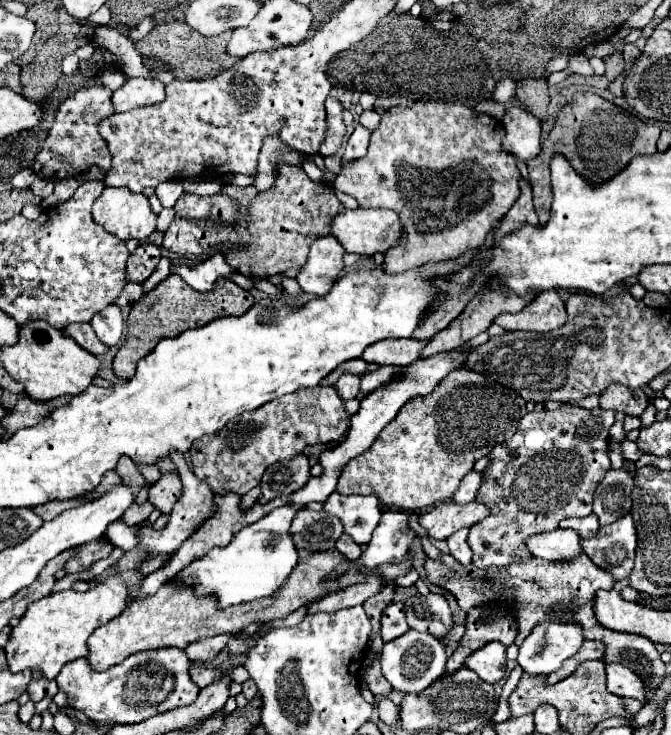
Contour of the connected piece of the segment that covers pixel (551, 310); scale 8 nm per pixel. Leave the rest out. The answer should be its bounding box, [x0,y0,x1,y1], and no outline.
[494,292,566,332]

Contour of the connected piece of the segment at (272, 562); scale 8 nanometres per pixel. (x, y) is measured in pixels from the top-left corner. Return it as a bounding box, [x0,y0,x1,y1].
[176,506,300,606]

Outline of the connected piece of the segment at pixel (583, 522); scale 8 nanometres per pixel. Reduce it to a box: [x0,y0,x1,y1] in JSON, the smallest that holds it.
[560,514,600,538]

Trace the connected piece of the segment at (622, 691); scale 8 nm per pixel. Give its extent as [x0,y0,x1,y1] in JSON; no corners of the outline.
[604,662,648,702]

